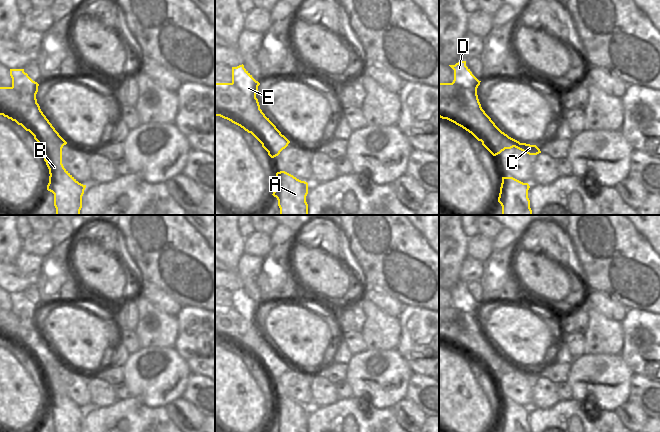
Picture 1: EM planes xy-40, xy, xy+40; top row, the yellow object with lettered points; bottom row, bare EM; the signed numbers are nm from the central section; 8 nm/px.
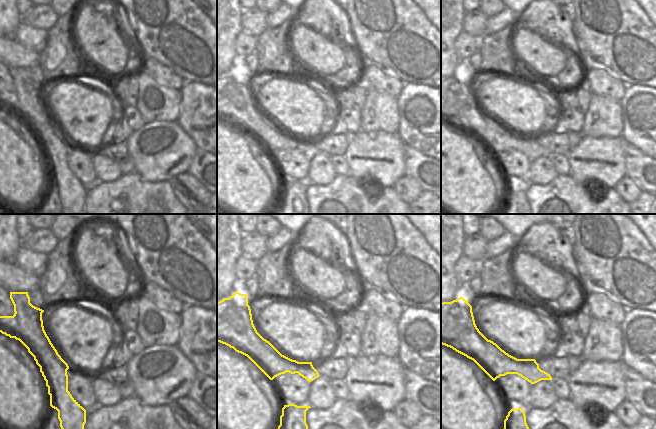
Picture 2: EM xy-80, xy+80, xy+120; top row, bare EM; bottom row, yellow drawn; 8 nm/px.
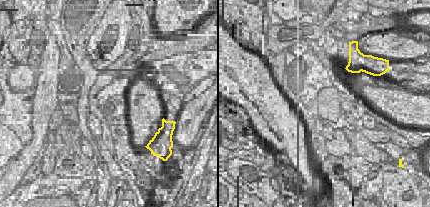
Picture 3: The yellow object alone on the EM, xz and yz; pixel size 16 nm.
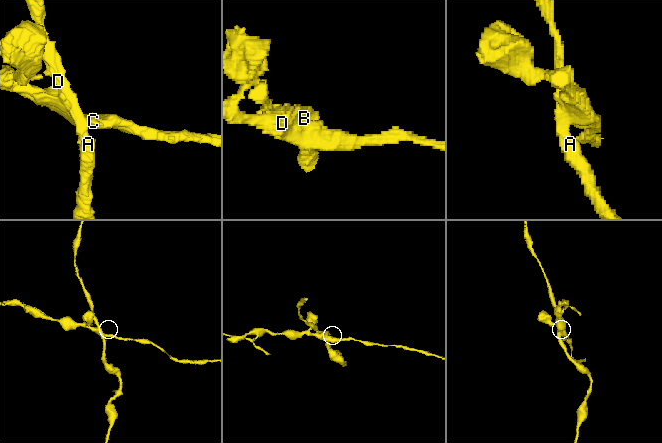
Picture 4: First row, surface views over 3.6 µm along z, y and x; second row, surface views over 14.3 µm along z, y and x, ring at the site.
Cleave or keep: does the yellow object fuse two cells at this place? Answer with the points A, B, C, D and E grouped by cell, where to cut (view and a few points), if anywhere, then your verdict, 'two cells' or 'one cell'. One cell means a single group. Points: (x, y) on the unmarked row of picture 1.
A B D E / C; cut in xy-40 along (12, 310), (21, 322), (21, 338), (45, 362), (44, 365); two cells

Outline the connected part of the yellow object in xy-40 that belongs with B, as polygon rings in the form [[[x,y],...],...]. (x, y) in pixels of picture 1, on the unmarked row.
[[[10,293],[12,311],[20,318],[20,336],[46,362],[38,367],[49,393],[47,414],[54,418],[55,432],[82,432],[82,420],[86,409],[79,407],[62,388],[62,372],[67,366],[59,367],[54,362],[55,354],[37,327],[39,308],[33,305],[24,293]]]

